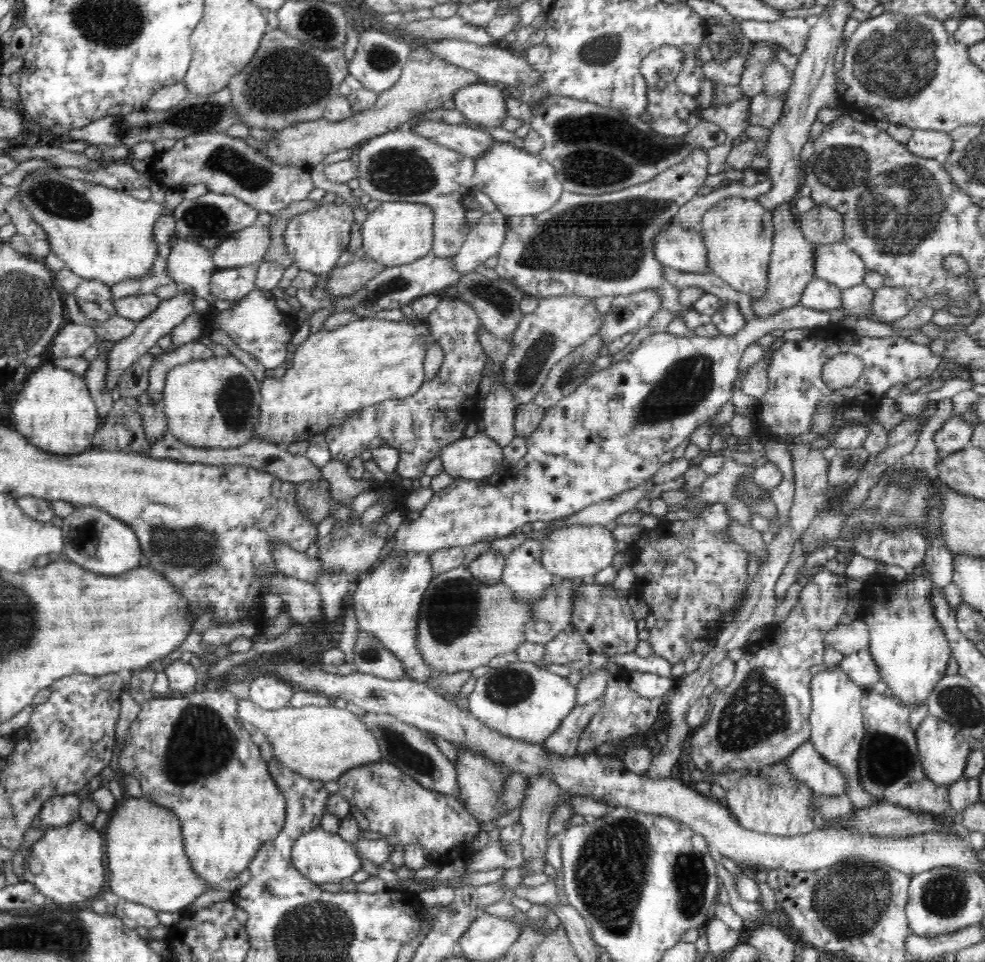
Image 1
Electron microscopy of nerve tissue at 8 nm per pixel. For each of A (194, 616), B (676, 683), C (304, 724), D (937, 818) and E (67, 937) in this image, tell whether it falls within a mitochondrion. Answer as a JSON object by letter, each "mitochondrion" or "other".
{"A":"other","B":"other","C":"other","D":"other","E":"mitochondrion"}

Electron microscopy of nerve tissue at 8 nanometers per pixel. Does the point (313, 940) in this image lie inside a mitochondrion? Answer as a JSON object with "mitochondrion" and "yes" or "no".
{"mitochondrion":"yes"}

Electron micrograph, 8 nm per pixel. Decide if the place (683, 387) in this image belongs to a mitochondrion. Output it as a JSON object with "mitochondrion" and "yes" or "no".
{"mitochondrion":"yes"}

